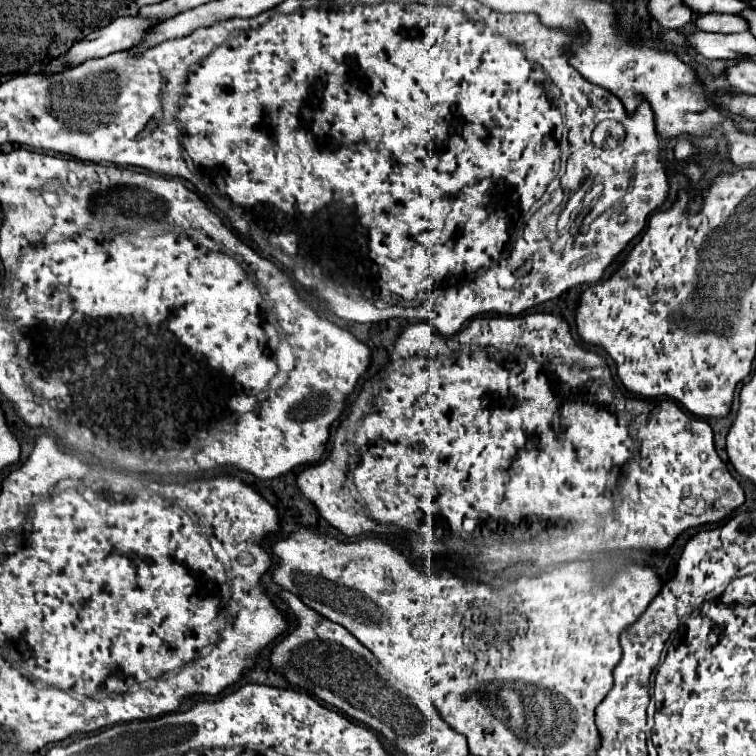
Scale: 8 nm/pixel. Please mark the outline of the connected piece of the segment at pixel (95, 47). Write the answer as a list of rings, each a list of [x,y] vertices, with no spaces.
[[[120,17],[112,21],[108,27],[96,29],[90,35],[86,35],[82,41],[74,43],[64,55],[56,57],[50,61],[44,69],[42,75],[54,75],[60,73],[68,67],[80,65],[82,61],[88,59],[100,59],[116,51],[126,51],[132,45],[136,45],[146,29],[156,25],[154,21],[146,21],[142,17]]]

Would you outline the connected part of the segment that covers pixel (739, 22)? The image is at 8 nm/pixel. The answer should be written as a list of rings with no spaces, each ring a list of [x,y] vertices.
[[[708,13],[700,15],[694,21],[698,31],[712,31],[712,33],[740,33],[748,31],[748,25],[742,17],[738,15],[718,15],[718,13]]]

